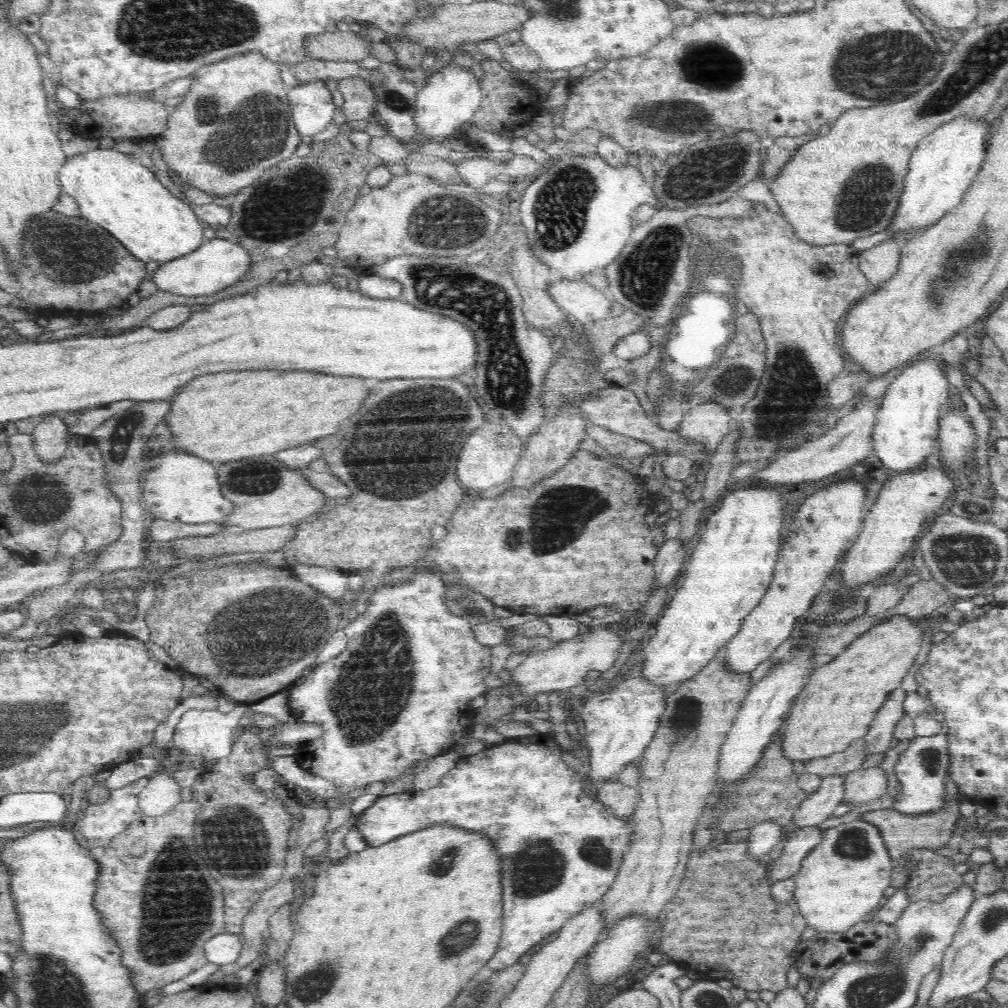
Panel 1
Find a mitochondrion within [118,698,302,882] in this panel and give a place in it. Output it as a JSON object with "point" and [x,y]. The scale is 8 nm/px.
{"point":[239,842]}

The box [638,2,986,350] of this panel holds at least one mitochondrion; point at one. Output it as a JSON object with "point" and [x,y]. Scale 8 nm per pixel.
{"point":[879,57]}

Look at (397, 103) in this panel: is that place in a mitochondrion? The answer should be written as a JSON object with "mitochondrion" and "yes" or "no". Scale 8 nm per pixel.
{"mitochondrion":"yes"}

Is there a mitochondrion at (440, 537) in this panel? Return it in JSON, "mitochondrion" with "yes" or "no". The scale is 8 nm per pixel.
{"mitochondrion":"no"}

